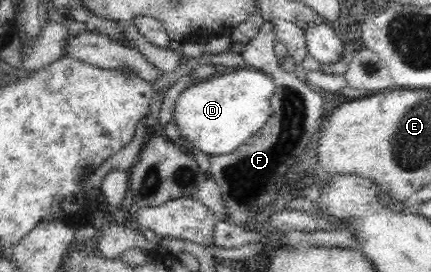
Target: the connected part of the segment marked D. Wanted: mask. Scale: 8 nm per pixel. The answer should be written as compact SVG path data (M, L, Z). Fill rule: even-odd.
M243 66L243 68L232 72L227 71L221 75L211 76L198 85L185 88L176 102L174 120L181 129L182 137L188 138L187 145L199 148L202 155L231 154L265 126L269 116L271 116L271 96L273 94L275 94L275 81L270 75Z

